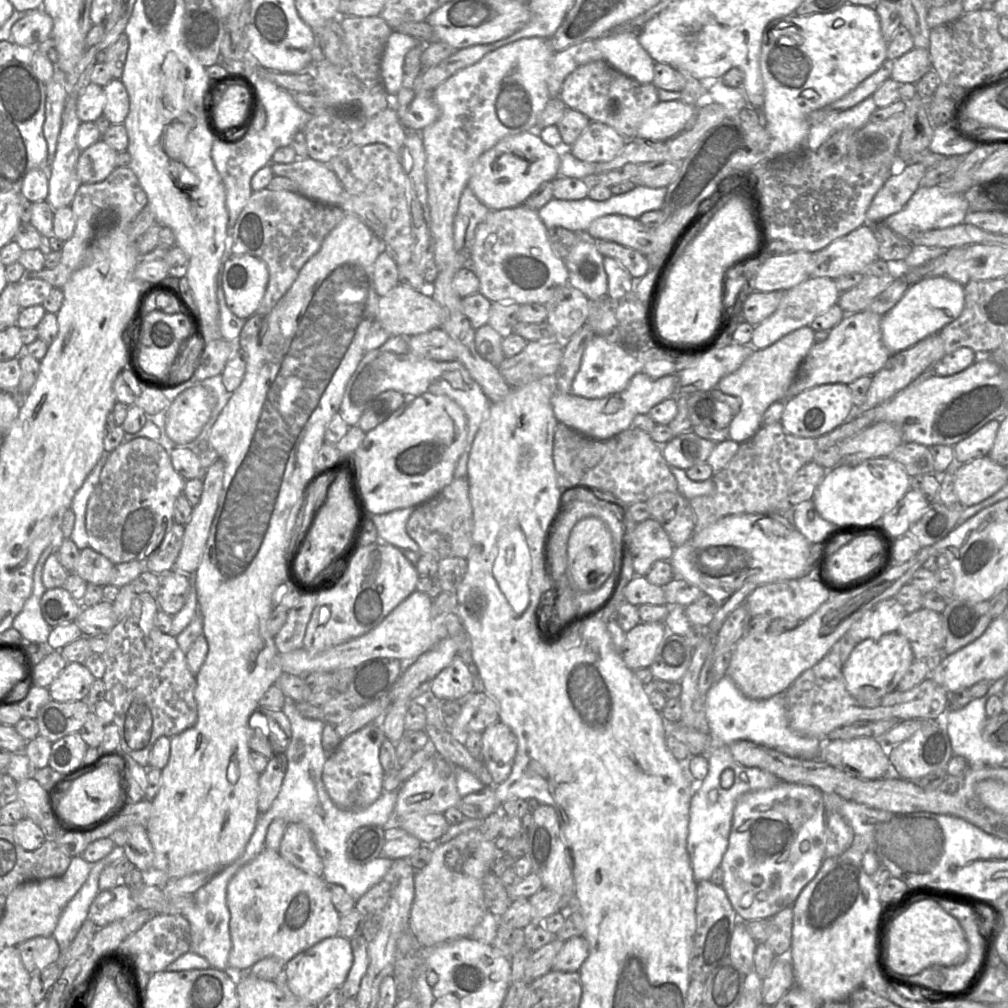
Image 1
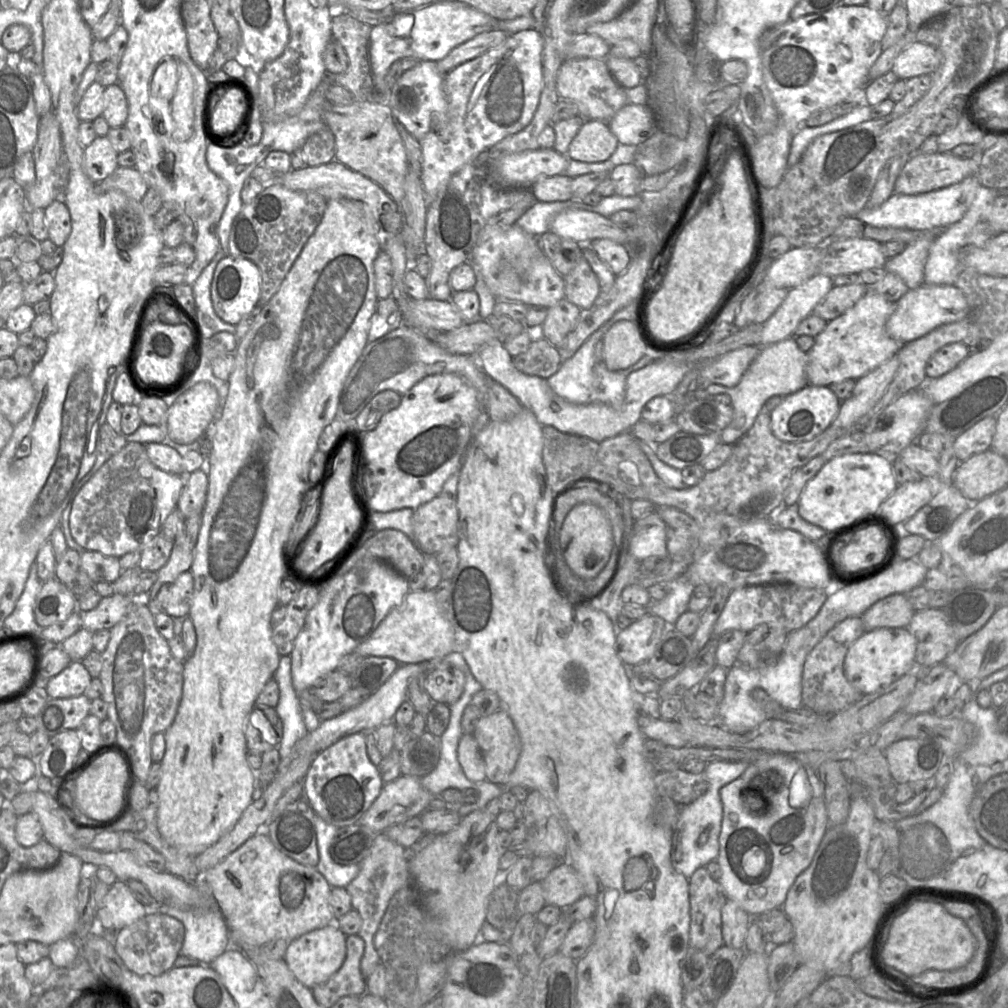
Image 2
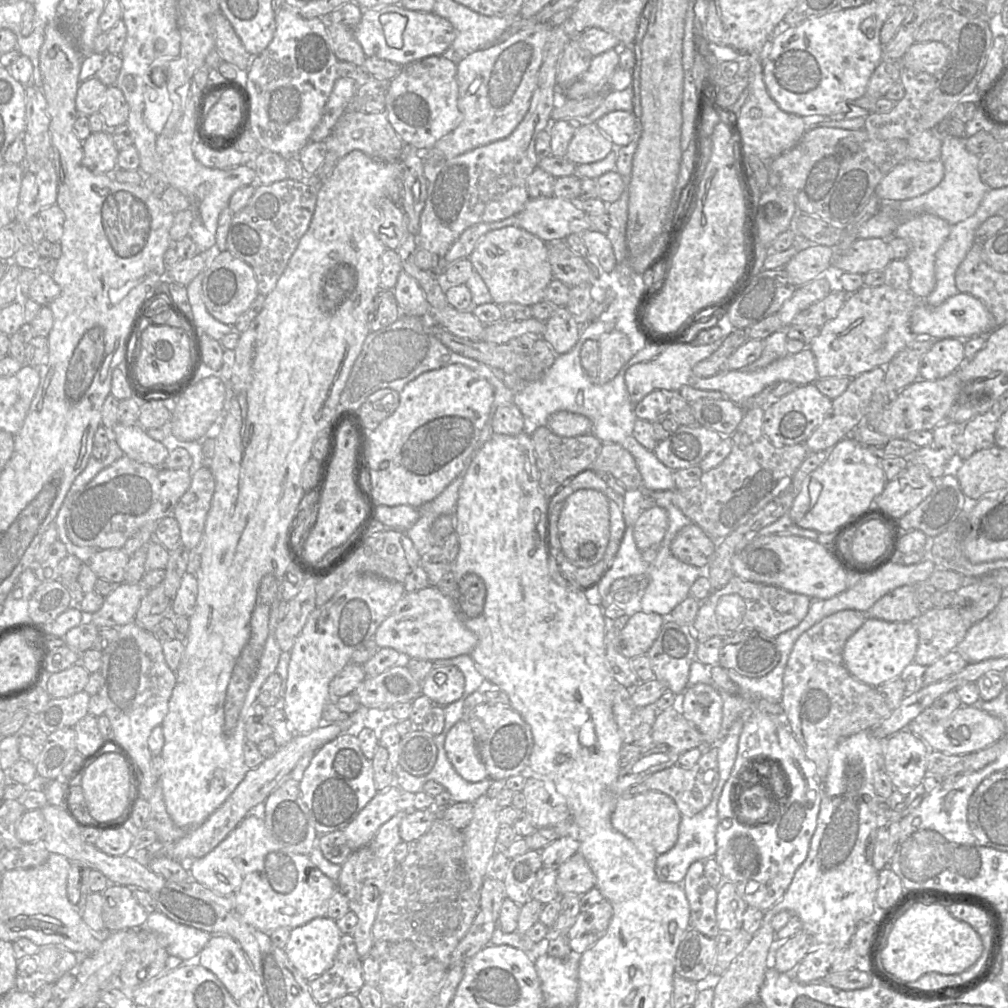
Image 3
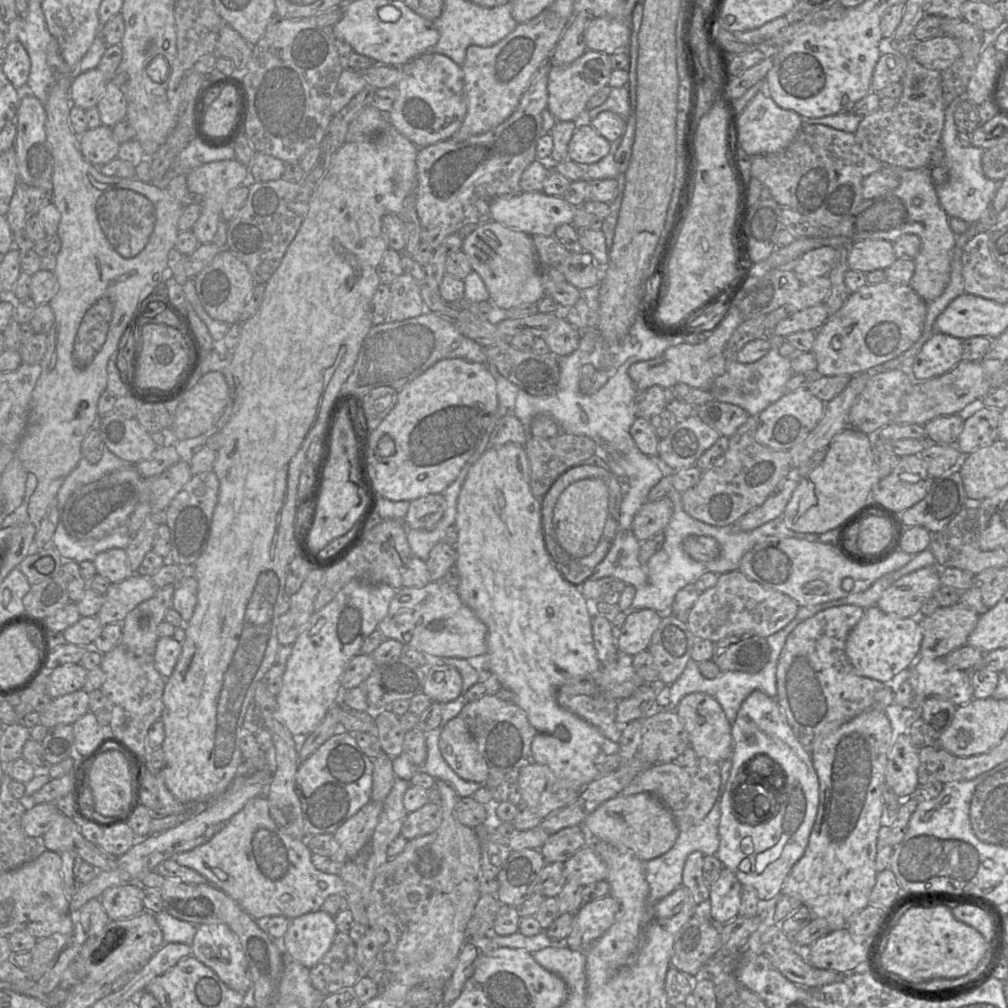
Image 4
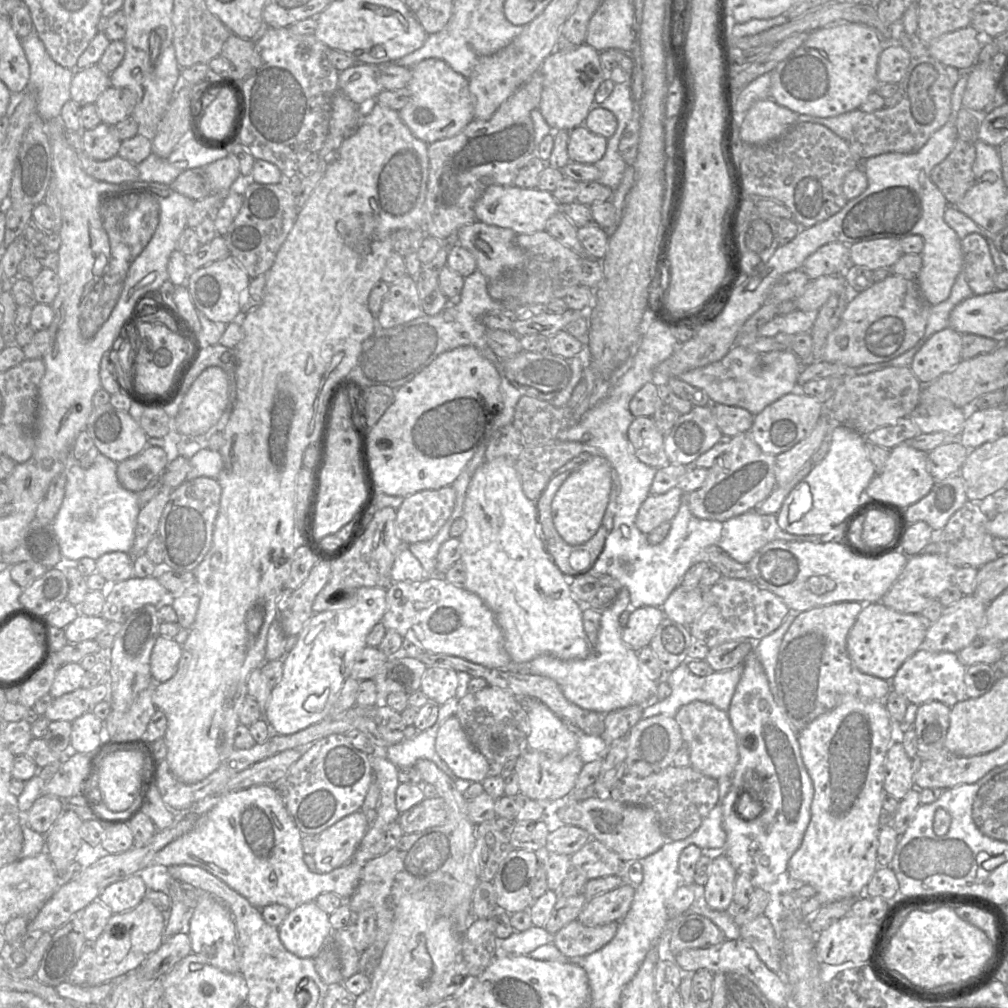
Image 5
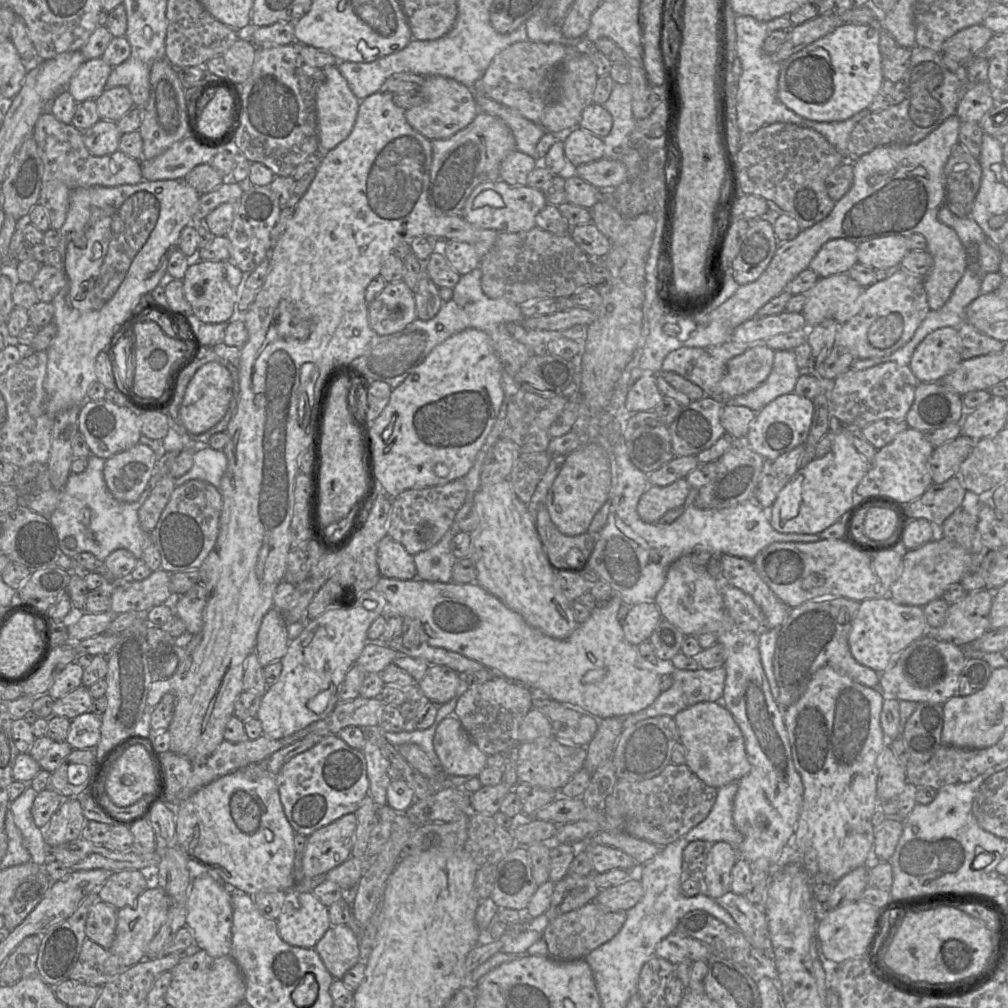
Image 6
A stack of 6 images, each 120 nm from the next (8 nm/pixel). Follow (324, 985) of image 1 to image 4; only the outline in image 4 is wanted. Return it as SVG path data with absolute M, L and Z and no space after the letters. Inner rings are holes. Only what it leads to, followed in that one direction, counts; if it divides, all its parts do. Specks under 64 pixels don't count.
M323 910L303 914L290 921L281 940L283 953L311 969L330 949L337 932L334 917Z

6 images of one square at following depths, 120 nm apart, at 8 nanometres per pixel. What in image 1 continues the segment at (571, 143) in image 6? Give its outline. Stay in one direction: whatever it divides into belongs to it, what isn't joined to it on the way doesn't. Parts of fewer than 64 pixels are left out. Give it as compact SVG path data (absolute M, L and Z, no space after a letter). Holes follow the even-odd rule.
M590 122L586 130L569 148L569 151L581 161L604 163L618 155L627 141L613 127L601 122Z

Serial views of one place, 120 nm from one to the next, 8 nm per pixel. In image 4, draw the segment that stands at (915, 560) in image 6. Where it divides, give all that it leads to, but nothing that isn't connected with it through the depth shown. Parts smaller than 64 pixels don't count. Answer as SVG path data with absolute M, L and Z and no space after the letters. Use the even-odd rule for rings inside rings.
M924 567L896 580L883 592L876 605L890 615L919 618L924 602L941 586L940 568Z

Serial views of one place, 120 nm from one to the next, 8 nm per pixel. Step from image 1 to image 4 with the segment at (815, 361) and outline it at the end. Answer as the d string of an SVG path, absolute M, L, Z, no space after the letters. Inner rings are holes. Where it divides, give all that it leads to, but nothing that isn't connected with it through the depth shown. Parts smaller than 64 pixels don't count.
M887 280L867 284L850 293L843 306L816 331L812 348L817 372L822 376L850 375L892 360L920 338L927 303L908 285Z

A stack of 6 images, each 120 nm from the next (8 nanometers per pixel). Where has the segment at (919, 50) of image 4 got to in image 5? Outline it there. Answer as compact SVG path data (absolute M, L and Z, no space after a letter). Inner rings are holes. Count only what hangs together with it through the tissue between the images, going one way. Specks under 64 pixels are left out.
M969 25L944 34L926 45L930 55L944 66L967 72L978 62L982 35Z

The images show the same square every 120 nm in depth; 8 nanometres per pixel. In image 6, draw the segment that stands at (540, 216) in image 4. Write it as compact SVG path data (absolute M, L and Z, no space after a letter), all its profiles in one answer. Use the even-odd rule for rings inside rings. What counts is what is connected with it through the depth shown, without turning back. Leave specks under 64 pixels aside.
M487 181L479 184L465 202L462 217L469 223L499 233L528 231L535 225L536 215L547 205L541 190L528 185L514 186L504 181Z

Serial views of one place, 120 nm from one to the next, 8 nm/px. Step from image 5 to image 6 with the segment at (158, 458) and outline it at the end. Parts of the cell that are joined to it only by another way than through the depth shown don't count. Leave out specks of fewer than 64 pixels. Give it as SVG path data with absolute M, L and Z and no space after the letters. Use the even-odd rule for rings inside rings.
M141 443L106 459L103 477L112 496L120 502L136 501L147 487L156 461L153 450Z

